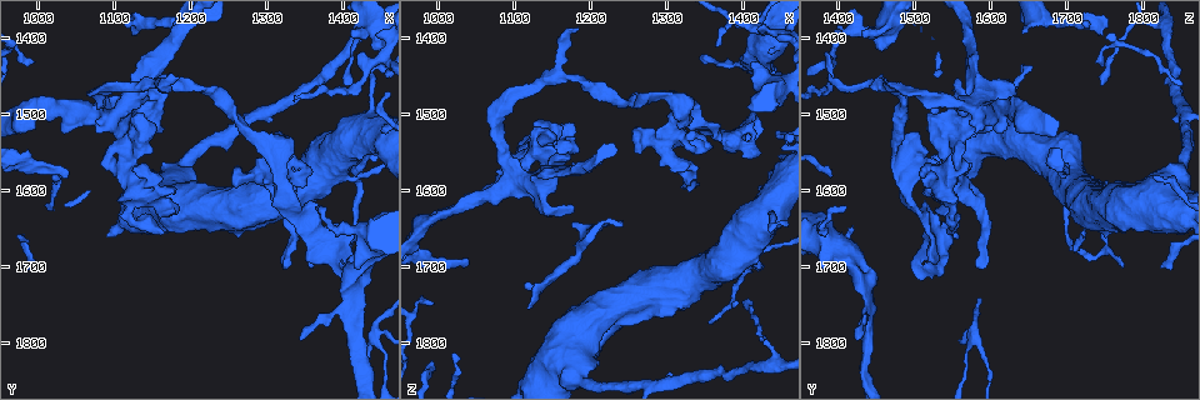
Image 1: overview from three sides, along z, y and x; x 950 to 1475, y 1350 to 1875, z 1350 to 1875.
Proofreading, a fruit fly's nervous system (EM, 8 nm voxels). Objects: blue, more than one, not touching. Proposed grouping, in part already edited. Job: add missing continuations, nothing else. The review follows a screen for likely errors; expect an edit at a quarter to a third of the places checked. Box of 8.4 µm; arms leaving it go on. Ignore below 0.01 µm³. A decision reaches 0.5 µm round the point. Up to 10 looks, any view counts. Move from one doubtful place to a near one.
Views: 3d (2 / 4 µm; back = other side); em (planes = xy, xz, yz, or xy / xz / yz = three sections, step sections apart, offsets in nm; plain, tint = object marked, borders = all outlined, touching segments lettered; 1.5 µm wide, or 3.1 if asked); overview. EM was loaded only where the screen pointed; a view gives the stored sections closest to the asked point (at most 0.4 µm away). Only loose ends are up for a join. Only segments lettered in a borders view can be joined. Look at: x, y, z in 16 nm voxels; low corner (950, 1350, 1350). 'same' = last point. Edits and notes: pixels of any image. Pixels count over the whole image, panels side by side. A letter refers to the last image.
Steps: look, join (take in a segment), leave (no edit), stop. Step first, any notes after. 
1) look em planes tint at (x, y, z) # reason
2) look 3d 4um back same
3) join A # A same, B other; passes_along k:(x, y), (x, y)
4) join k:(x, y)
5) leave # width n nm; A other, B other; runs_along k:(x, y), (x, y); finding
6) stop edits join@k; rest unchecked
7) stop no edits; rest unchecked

look em xy step 4 borders at (1125, 1385, 1755) # an open end

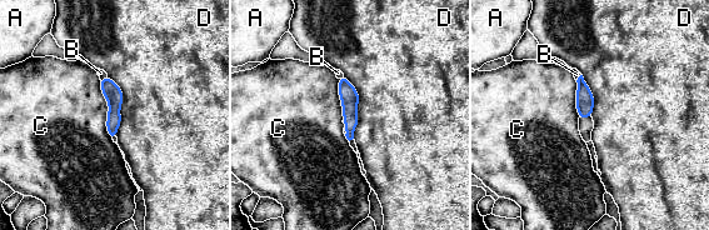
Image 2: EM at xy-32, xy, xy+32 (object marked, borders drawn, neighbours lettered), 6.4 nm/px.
look em planes borders same

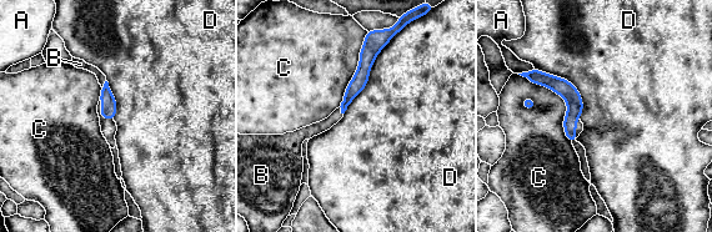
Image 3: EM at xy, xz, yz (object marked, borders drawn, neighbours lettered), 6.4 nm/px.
leave # width 100 nm; A other, B other, C other, D other; border 3:(390, 40), (344, 114); no lettered segment goes on from it

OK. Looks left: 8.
look em planes borders at (1180, 1595, 1520) # branch stops here

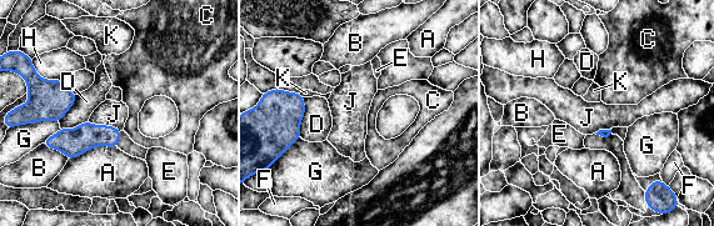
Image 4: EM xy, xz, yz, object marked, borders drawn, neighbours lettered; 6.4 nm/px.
leave # A other, B other, C other, D other, E other, F other, G other, H other, J other, K other; border 4:(88, 121), (113, 125), (121, 130); no lettered segment goes on from it

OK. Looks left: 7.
look 3d 4um at (1180, 1395, 1645) # free end

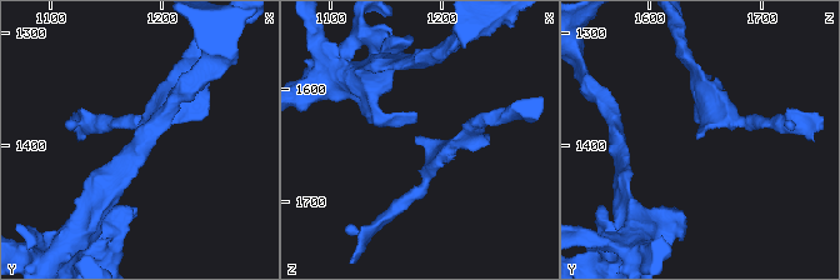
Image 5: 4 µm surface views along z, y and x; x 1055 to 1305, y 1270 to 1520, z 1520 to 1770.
look em planes borders at (1182, 1394, 1642)

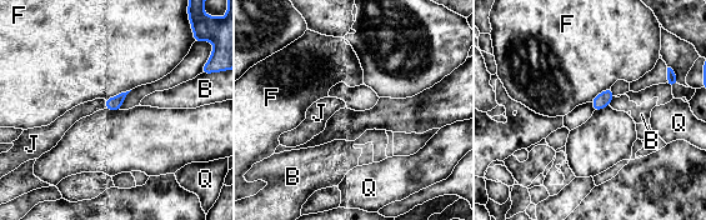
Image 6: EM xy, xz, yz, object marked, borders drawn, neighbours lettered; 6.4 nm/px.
join J # B other, F other, J same, Q other; it goes on there

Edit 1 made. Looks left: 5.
look em xz step 8 borders at (1410, 1395, 1435)

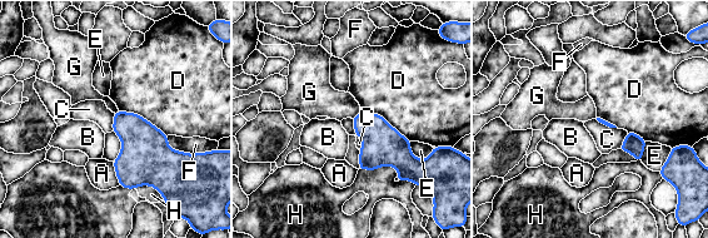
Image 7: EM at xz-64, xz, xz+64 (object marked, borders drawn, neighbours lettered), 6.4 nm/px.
look em yz step 4 borders same

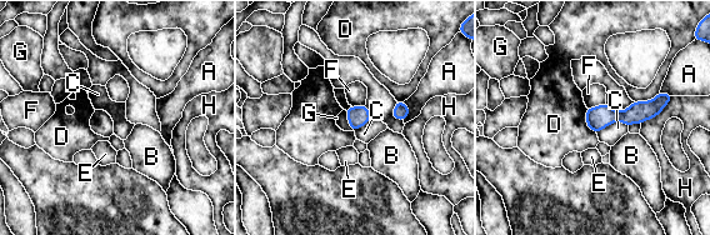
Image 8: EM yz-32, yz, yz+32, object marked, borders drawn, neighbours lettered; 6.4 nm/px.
leave # width 130 nm; longest_contact H 280 nm; A other, B other, C other, D other, E other, F other, G other, H other; no lettered segment goes on from it

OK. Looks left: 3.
stop edits join@6; rest unchecked

